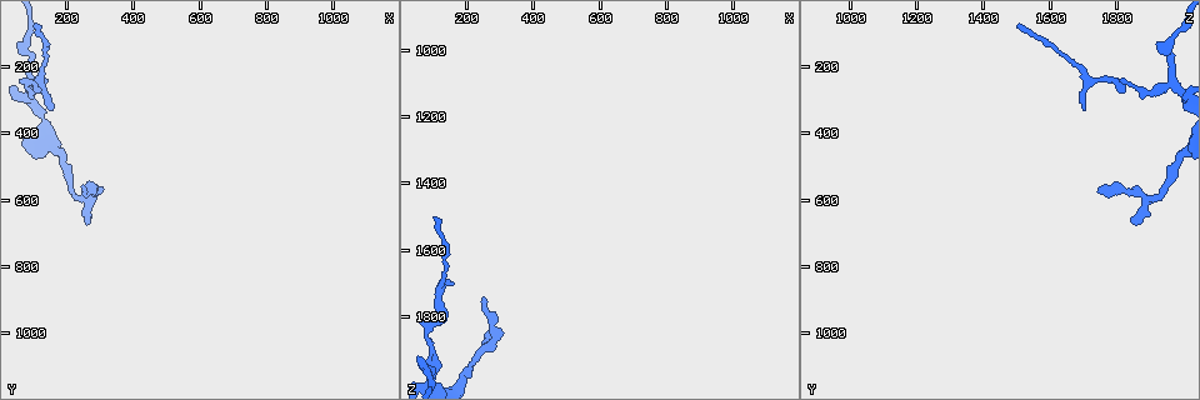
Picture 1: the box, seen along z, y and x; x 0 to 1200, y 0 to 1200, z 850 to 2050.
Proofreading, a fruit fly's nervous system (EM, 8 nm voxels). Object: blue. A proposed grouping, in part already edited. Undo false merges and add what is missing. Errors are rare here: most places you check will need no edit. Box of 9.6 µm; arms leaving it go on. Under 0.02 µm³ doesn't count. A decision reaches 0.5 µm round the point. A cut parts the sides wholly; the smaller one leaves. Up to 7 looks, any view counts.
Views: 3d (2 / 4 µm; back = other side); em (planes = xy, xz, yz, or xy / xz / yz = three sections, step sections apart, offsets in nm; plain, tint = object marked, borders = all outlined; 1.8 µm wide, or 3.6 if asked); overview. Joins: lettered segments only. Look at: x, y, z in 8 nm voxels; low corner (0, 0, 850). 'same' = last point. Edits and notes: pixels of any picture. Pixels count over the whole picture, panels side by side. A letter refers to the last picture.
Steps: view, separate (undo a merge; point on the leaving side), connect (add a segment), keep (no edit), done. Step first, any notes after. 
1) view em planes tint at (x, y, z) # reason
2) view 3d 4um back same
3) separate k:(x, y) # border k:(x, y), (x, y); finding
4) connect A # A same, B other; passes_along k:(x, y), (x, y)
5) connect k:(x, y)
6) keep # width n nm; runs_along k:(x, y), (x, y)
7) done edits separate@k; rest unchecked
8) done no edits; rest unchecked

view em xz step 8 borders at (250, 560, 1760) # an open end

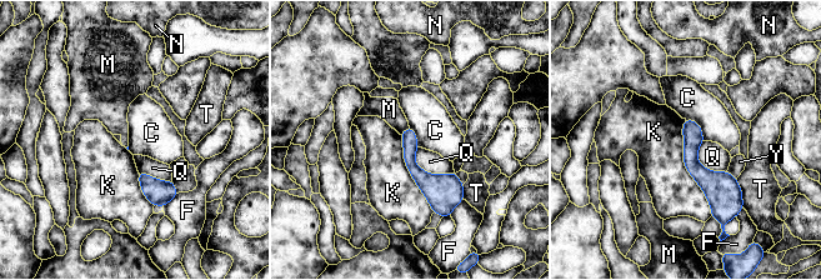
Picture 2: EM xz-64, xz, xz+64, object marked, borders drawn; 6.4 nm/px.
view em planes borders same # cut it another way

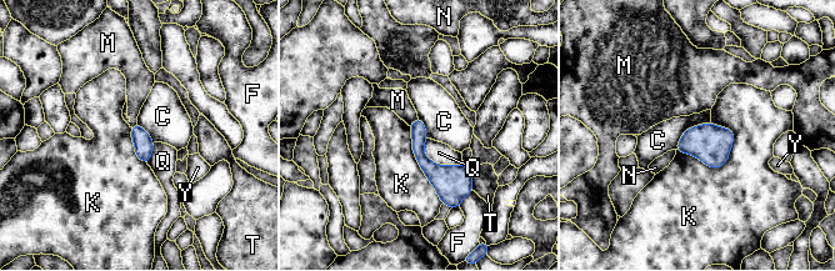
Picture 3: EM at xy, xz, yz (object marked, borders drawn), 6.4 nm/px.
keep # width 100 nm; C other, F other, K other, M other, N other, Q other, T other, Y other; border 3:(710, 121), (689, 128), (675, 149); none of them fits

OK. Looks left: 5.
view em planes borders at (90, 270, 1970) # three arms meet

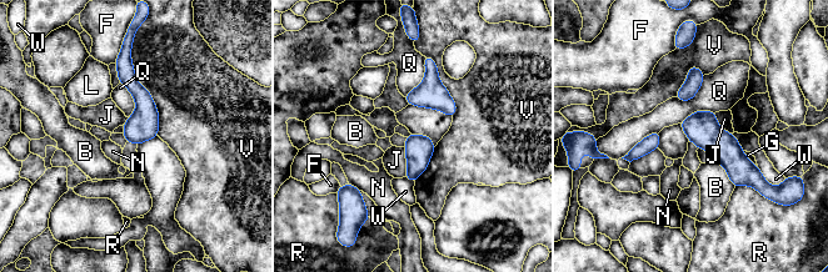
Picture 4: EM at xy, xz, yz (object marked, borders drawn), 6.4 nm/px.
keep # B other, F other, G other, J other, L other, N other, Q other, R other, V other, W other; border 4:(403, 147), (407, 164), (405, 176); one neuron here

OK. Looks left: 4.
view 3d 4um back at (160, 330, 1710) # thin end

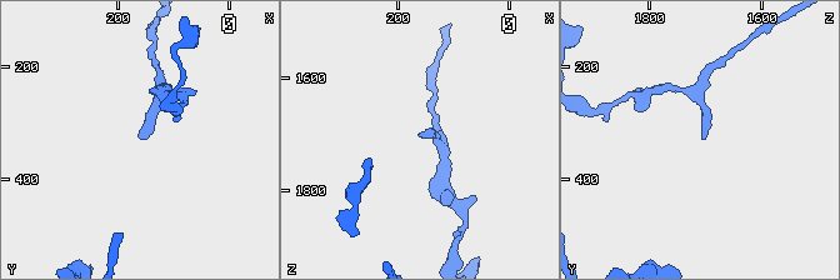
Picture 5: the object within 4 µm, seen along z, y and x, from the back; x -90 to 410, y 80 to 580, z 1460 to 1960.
view em yz step 16 borders at (165, 325, 1710)

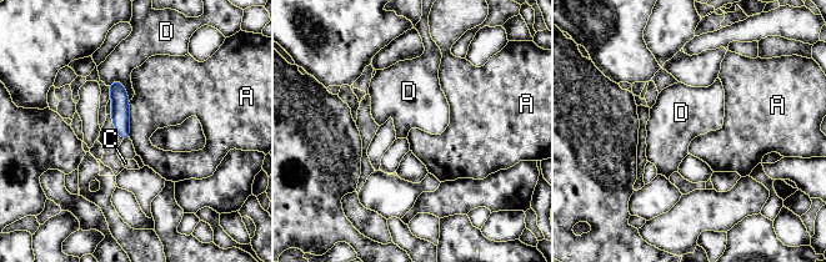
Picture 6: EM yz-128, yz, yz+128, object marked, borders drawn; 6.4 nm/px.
view em planes borders same # cut it another way

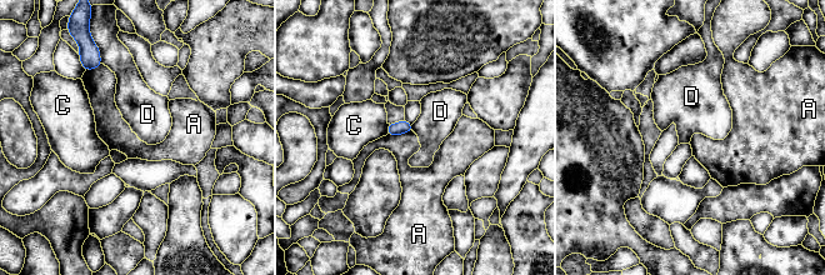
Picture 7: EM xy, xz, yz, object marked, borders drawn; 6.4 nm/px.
keep # longest_contact A 170 nm; A other, C other, D other; none of them fits

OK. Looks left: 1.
done no edits; rest unchecked

